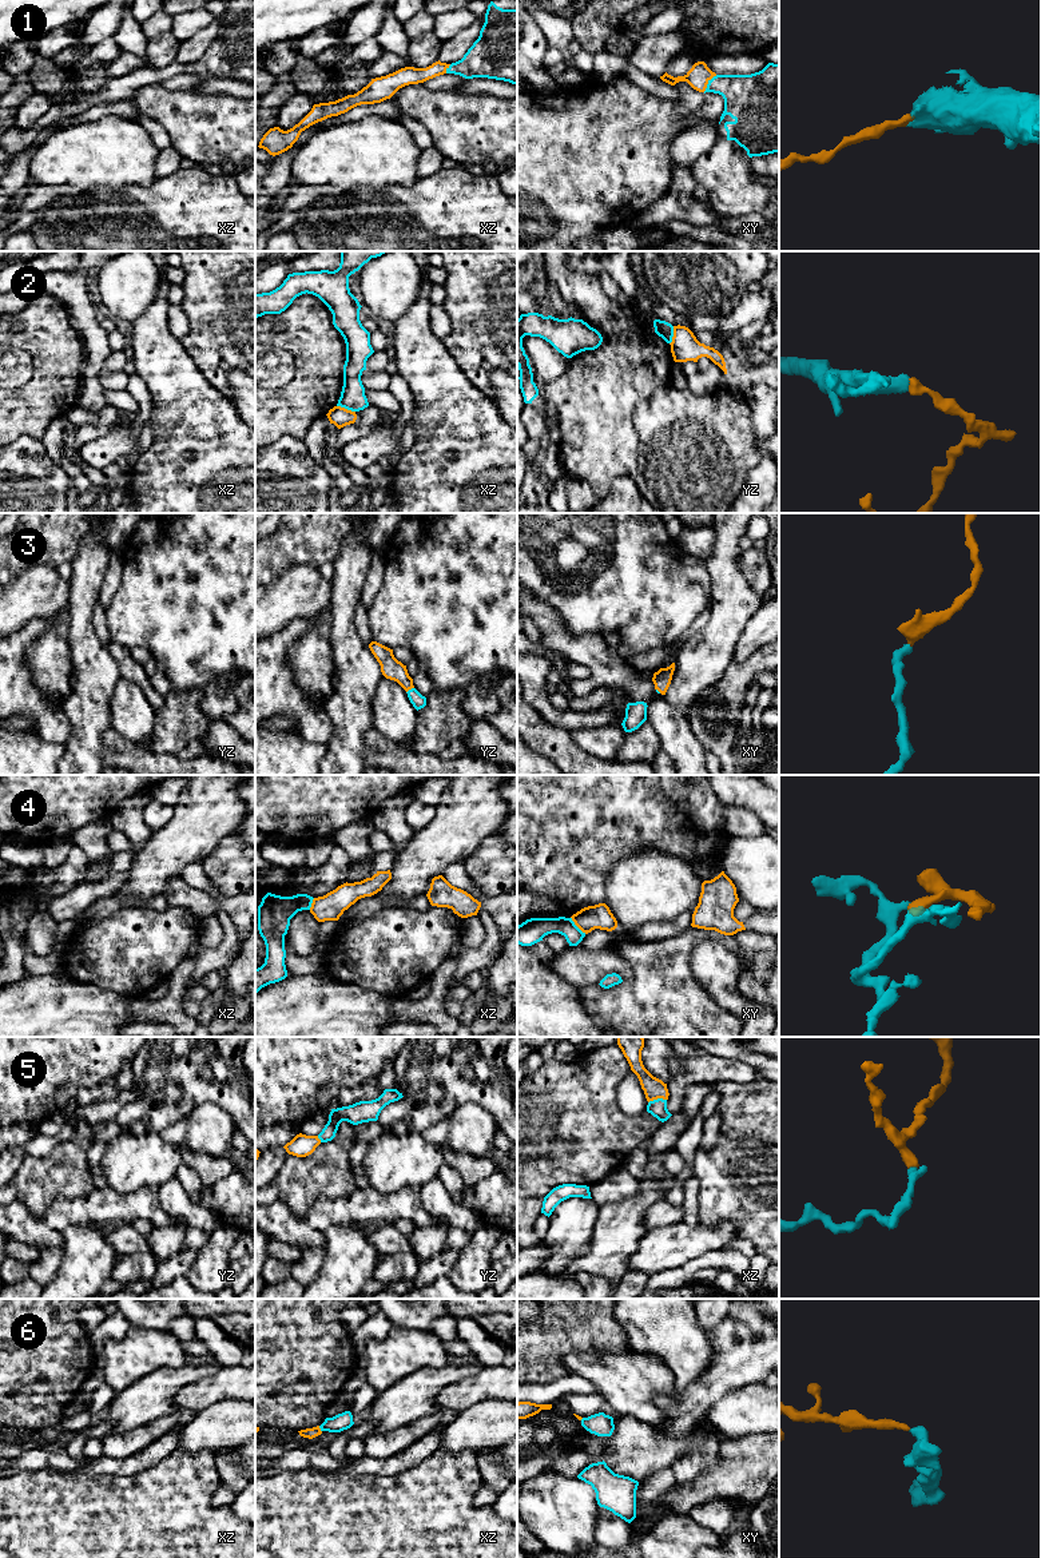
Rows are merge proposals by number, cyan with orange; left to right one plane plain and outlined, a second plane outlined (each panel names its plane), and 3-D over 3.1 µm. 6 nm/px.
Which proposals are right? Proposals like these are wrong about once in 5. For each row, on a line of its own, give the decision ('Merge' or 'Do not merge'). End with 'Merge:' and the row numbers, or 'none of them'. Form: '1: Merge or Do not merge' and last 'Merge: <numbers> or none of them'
1: Merge
2: Do not merge
3: Merge
4: Do not merge
5: Merge
6: Merge
Merge: 1, 3, 5, 6

